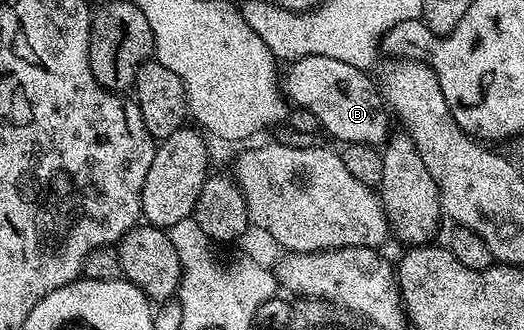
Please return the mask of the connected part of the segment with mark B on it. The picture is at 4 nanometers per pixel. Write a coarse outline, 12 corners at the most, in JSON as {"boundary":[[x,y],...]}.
{"boundary":[[309,55],[281,88],[339,143],[382,146],[388,110],[368,74]]}

